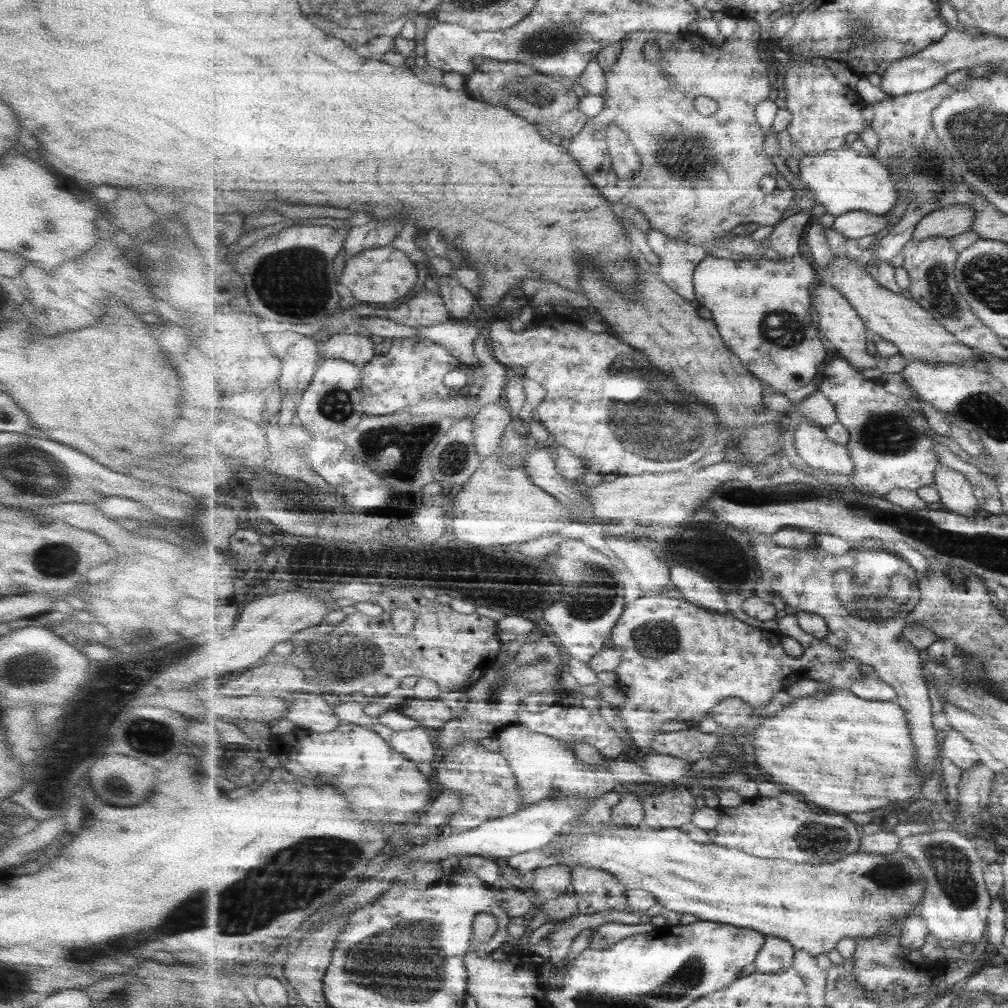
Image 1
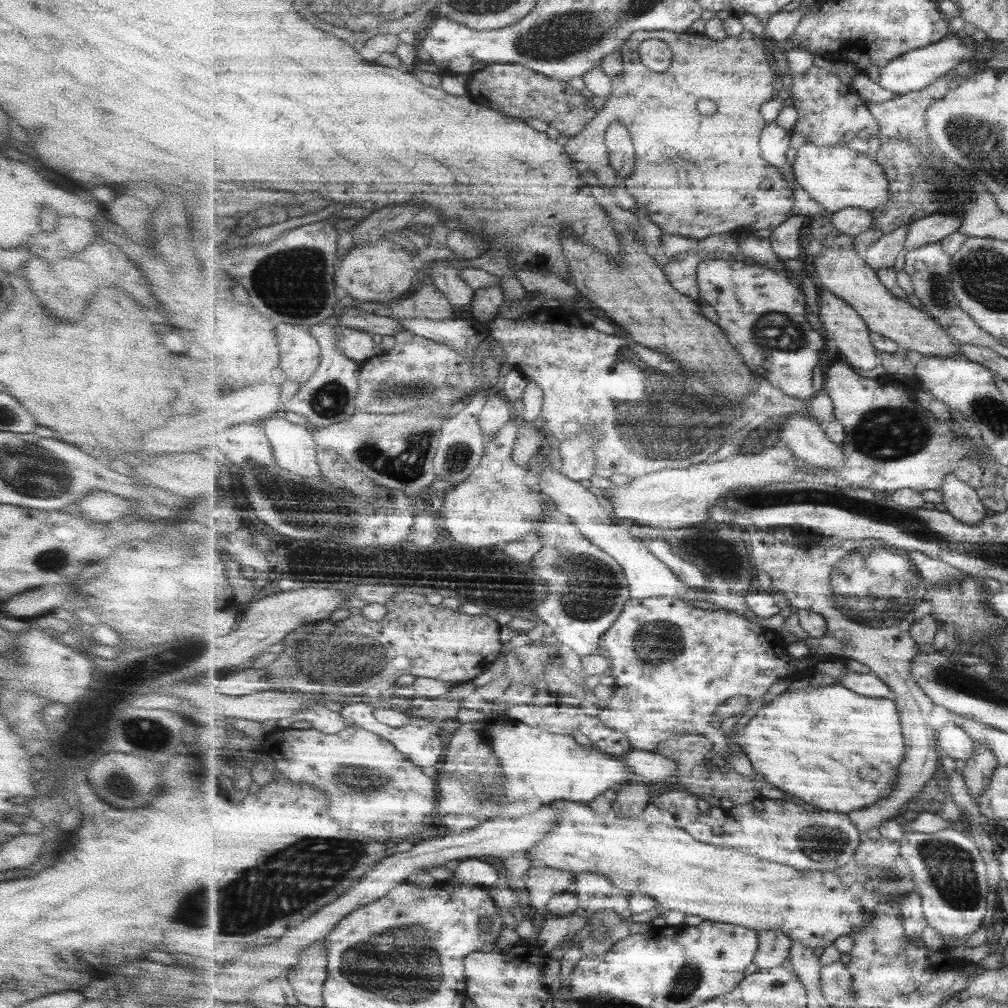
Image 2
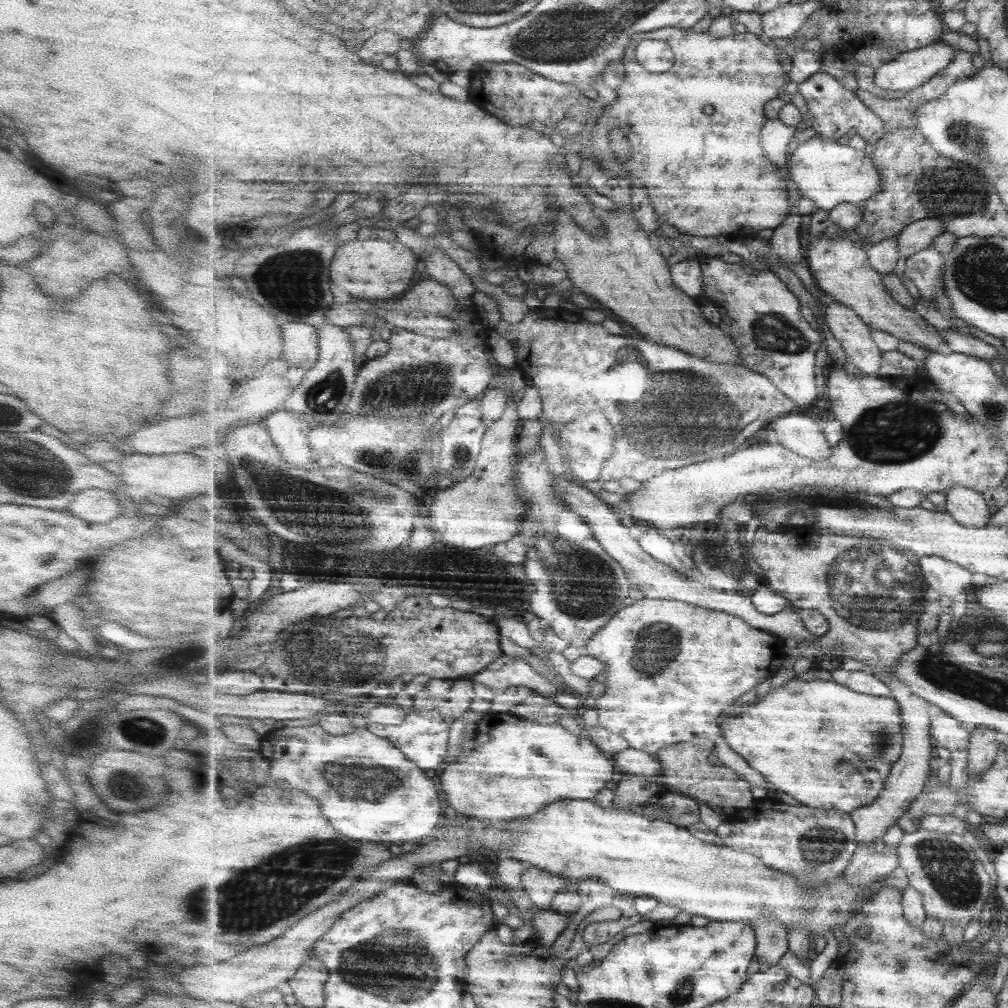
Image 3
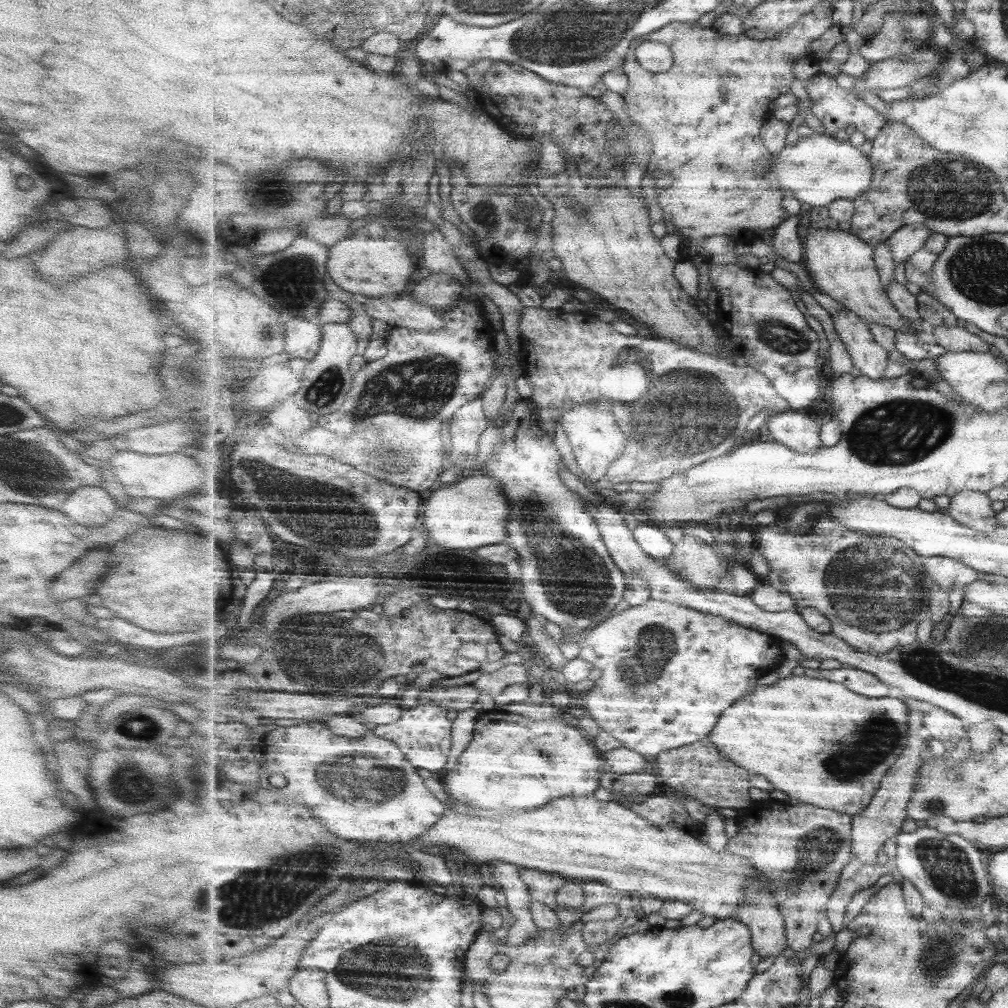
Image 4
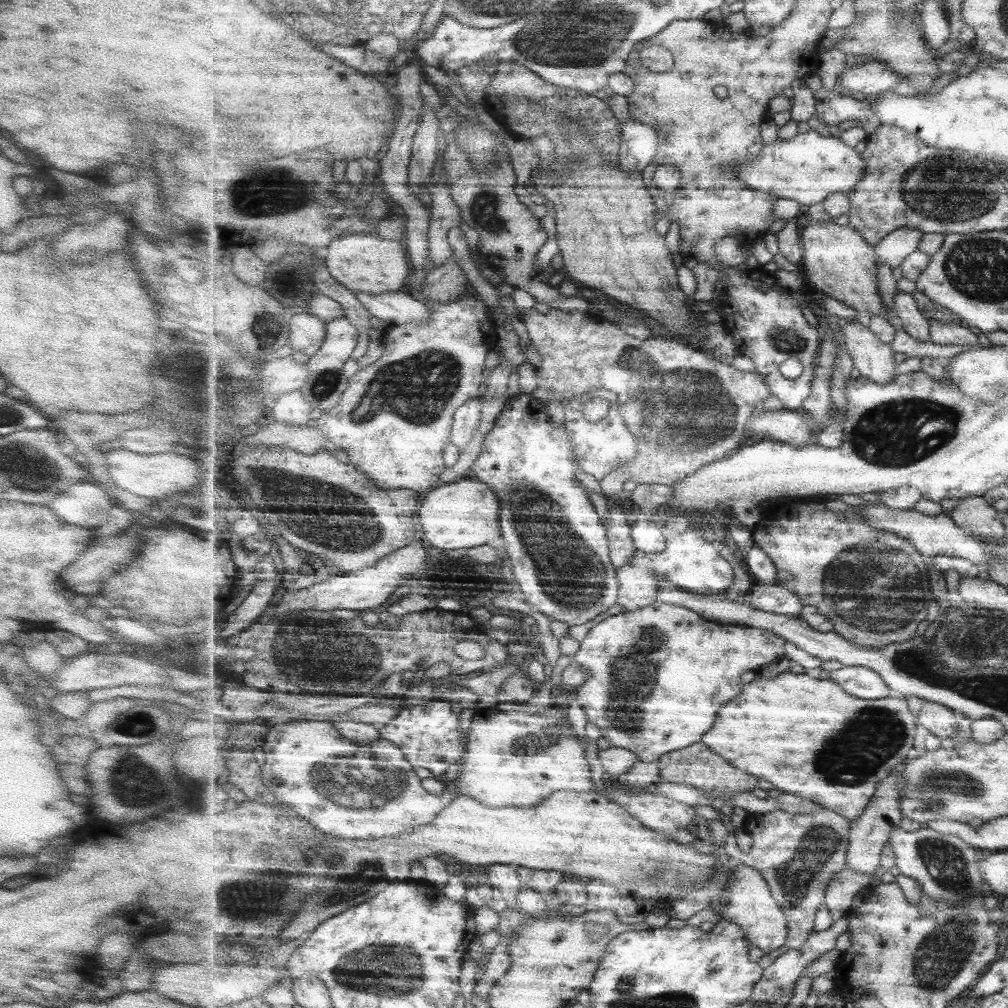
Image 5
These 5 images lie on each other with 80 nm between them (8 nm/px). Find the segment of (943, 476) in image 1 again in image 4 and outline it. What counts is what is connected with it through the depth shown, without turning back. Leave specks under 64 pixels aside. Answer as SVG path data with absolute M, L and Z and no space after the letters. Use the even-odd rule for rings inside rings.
M964 490L952 497L948 514L959 524L993 533L998 528L998 514L991 504L993 499L987 493Z

